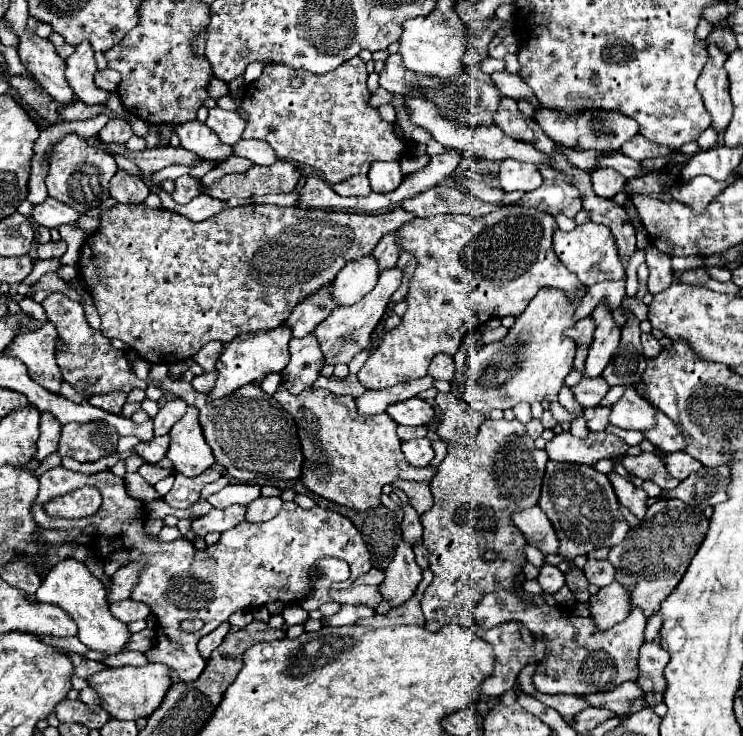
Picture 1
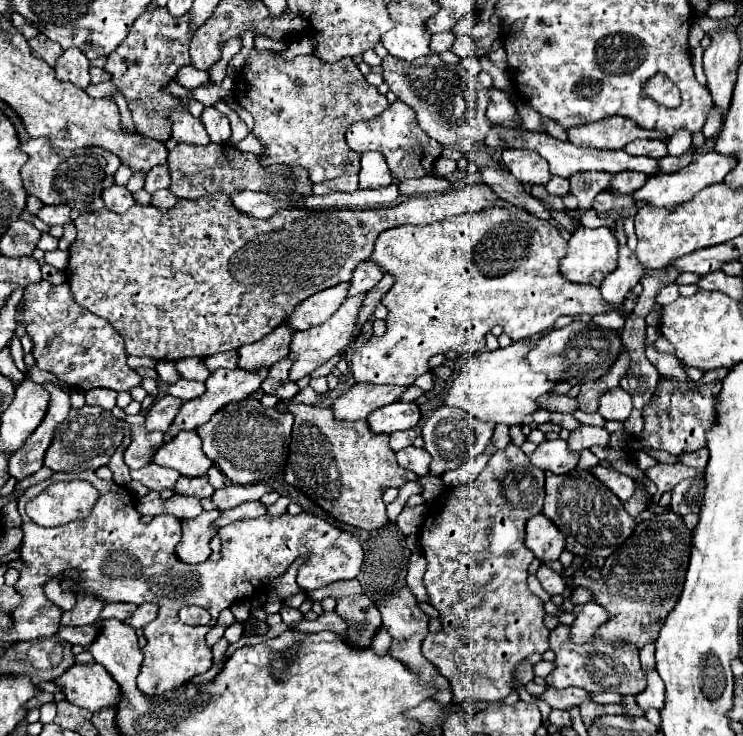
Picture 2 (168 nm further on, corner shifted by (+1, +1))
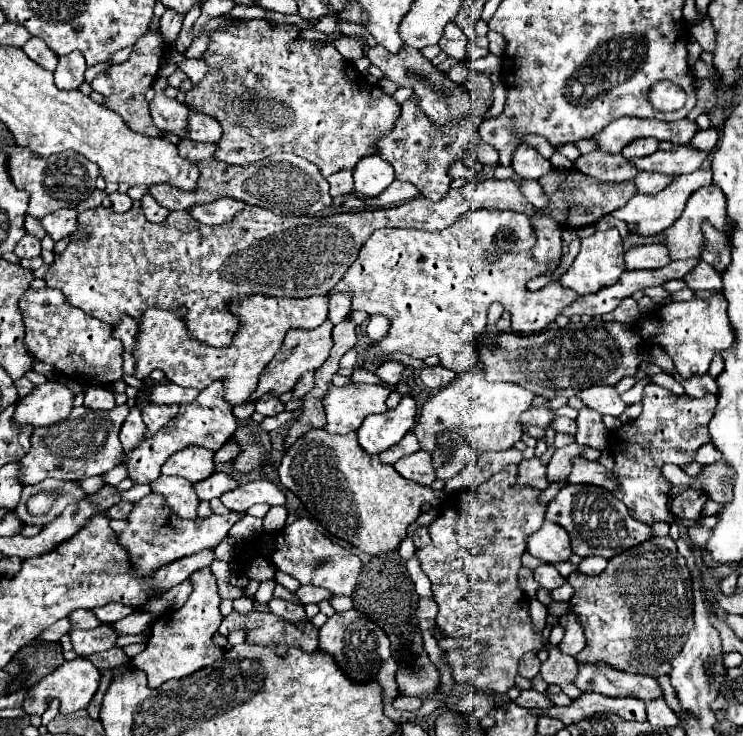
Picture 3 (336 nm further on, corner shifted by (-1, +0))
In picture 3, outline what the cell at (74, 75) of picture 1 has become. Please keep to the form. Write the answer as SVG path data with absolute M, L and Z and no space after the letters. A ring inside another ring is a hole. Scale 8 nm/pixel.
M72 51L58 59L58 67L54 71L54 83L58 89L78 89L84 81L86 61L82 53Z

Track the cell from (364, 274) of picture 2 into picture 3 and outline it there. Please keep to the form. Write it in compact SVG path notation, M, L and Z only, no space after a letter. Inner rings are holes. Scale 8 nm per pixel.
M336 293L330 297L330 313L328 319L338 325L350 313L350 293Z

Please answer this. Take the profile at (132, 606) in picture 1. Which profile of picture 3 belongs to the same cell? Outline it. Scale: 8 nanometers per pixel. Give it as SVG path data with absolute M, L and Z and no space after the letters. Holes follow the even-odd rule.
M108 603L104 607L94 609L94 615L98 617L98 621L104 619L104 623L116 623L130 613L134 613L134 607L128 607L128 605L122 605L122 603Z

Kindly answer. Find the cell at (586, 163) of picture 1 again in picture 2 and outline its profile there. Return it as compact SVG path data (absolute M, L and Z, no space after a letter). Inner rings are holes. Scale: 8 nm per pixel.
M506 130L504 132L504 140L508 142L506 148L528 148L538 152L544 160L548 160L550 164L550 172L554 176L562 176L562 178L570 178L576 172L586 172L586 170L604 170L604 172L624 172L624 170L638 170L644 172L648 176L660 174L660 164L656 158L646 158L646 156L630 156L624 150L596 150L596 148L578 148L570 142L560 142L548 134L532 134L532 132L514 132L514 130Z

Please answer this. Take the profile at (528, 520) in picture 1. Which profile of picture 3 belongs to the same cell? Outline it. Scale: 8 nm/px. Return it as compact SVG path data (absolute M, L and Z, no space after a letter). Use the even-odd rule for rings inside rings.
M546 521L536 533L532 533L526 541L528 553L546 561L546 563L558 563L558 561L568 561L572 555L570 549L570 537L566 529L560 525L554 525Z

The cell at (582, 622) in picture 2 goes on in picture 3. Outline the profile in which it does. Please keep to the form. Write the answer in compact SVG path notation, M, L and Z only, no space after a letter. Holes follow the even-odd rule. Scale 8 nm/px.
M566 613L566 615L560 617L560 625L566 627L564 639L558 645L560 651L566 653L566 655L578 655L586 645L582 623L578 621L578 617L574 617L574 613Z

